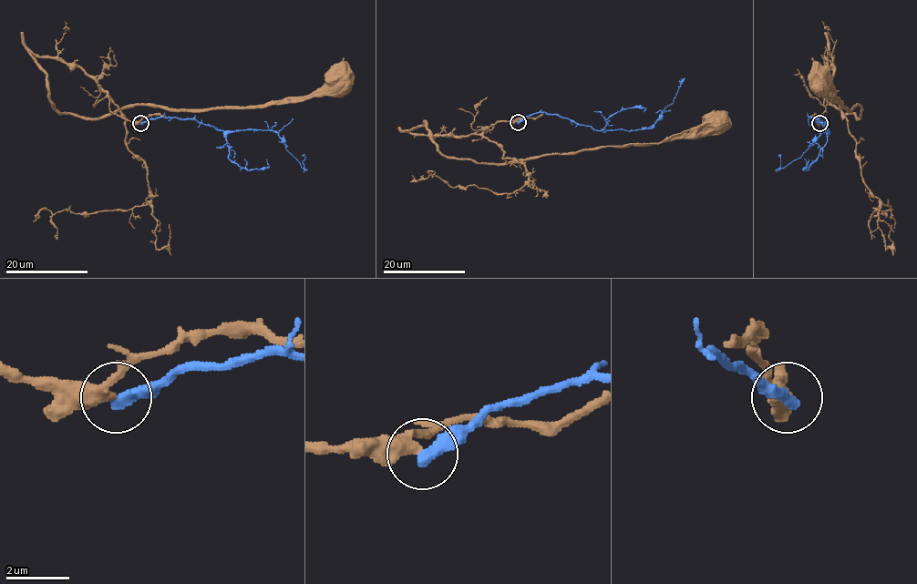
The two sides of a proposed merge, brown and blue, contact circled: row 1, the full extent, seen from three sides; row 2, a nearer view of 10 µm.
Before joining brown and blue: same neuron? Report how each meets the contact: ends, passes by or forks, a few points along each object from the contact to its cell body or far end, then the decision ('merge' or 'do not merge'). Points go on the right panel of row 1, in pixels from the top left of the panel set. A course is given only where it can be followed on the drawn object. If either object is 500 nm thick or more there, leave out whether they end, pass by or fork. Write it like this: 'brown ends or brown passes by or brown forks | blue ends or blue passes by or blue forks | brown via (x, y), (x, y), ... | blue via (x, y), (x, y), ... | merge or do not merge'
brown passes by | blue ends | brown via (819, 122), (831, 88), (828, 55), (819, 92), (844, 113), (860, 116), (859, 105), (843, 107), (819, 79) | blue via (819, 122), (809, 117), (818, 119), (828, 129), (800, 158), (782, 169), (777, 156) | do not merge

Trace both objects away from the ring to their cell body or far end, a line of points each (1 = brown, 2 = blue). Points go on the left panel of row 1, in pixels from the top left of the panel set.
1: (141, 122), (114, 114), (82, 68), (33, 55), (61, 113), (92, 118), (283, 104), (340, 79)
2: (141, 122), (170, 117), (196, 119), (219, 129), (273, 129), (303, 169), (305, 158), (301, 156)

